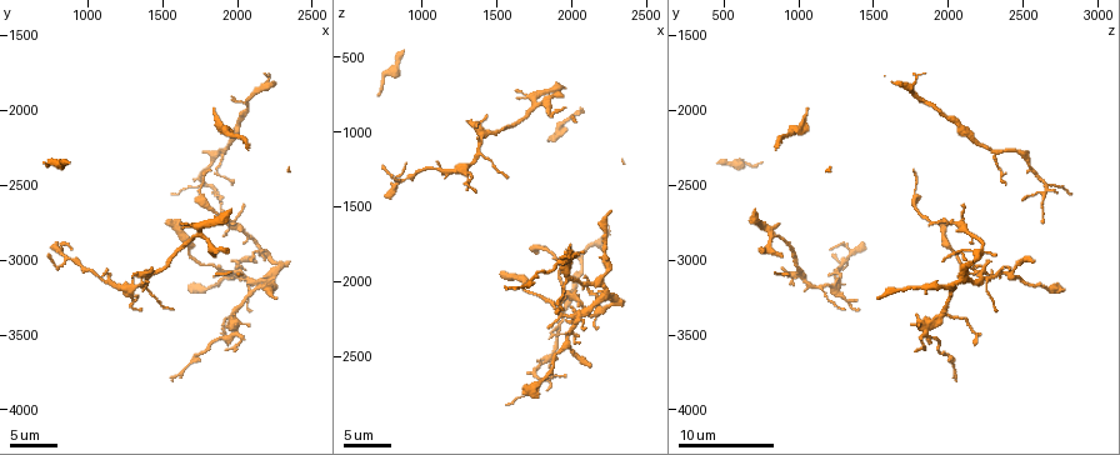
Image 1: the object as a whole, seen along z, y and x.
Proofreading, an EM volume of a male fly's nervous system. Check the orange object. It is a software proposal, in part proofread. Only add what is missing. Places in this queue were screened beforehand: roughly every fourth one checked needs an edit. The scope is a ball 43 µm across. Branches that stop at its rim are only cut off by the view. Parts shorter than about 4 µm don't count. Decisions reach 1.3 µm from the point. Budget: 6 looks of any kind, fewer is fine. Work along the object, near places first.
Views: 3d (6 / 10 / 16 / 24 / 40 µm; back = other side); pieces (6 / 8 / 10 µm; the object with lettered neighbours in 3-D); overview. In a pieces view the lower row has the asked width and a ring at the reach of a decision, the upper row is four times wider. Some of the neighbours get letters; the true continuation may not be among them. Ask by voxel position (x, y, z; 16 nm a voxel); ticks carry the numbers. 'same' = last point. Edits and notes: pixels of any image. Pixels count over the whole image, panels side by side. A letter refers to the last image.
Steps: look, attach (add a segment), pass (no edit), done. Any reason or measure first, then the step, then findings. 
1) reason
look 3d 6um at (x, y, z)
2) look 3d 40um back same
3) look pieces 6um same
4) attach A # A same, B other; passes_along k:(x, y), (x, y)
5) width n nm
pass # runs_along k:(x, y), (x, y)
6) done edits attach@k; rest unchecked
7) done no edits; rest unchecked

tapers out
look pieces 10um at (1340, 3320, 1400)

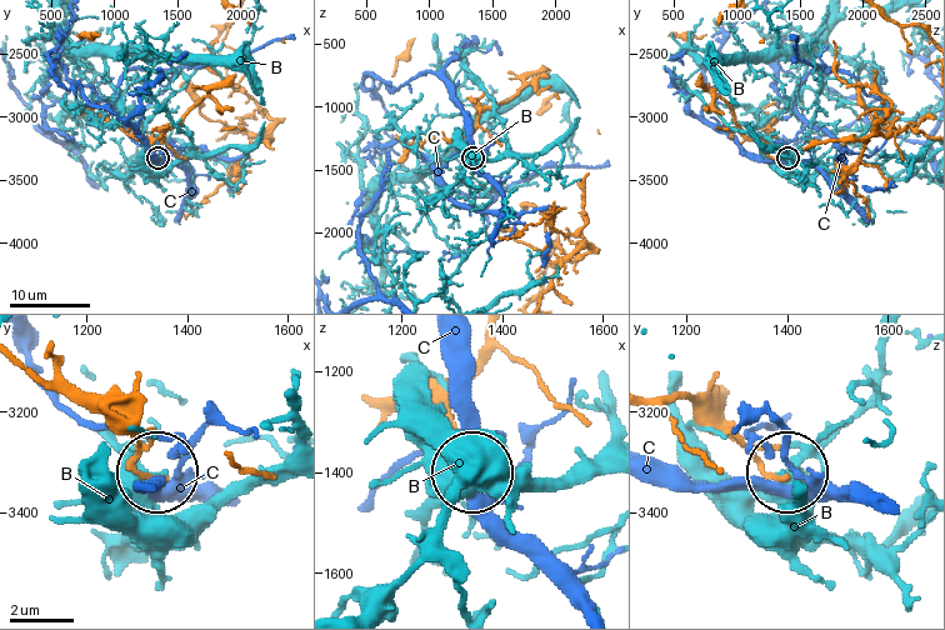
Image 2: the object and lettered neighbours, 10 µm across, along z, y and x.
pass # B other, C other; none of them fits

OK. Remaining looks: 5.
branch stops here
look 3d 6um at (760, 2960, 1260)

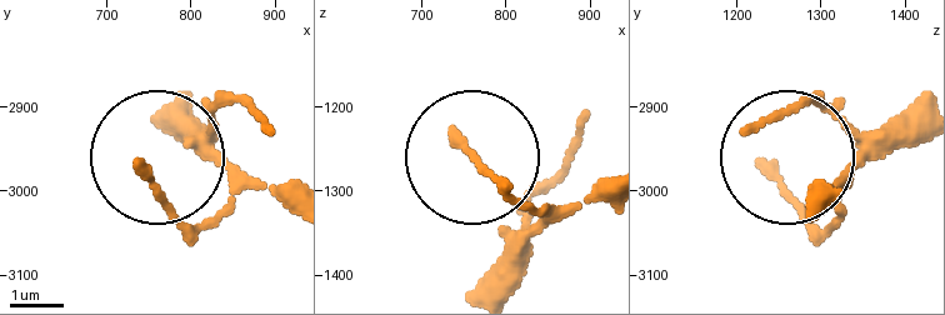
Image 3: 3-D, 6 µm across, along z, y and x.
see the neighbours
look pieces 8um at (740, 2970, 1240)

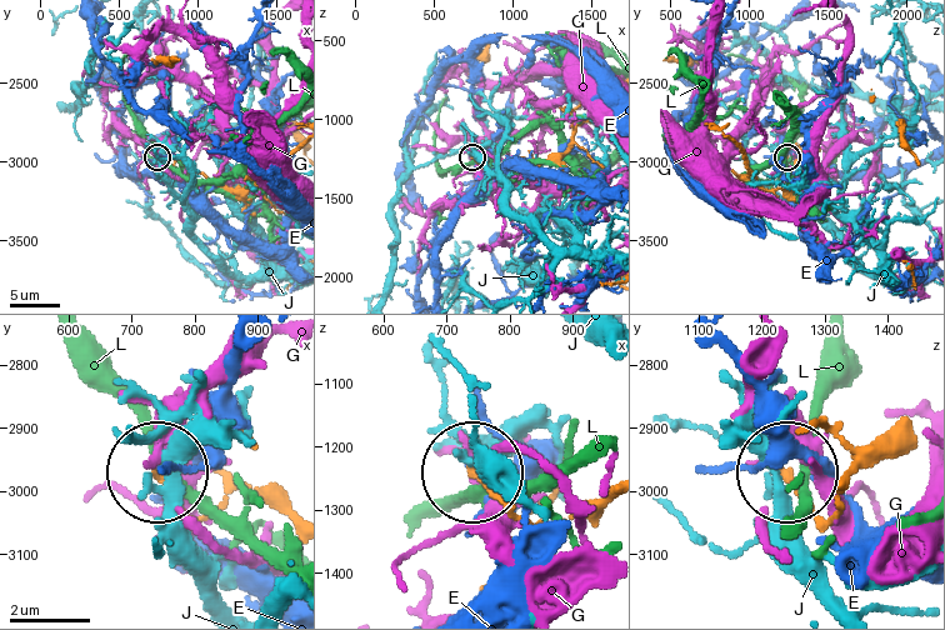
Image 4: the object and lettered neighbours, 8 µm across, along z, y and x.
width 180 nm
pass # E other, G other, J other, L other; no lettered segment goes on from it

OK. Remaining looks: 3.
an open end
look pieces 6um at (1540, 2760, 1940)

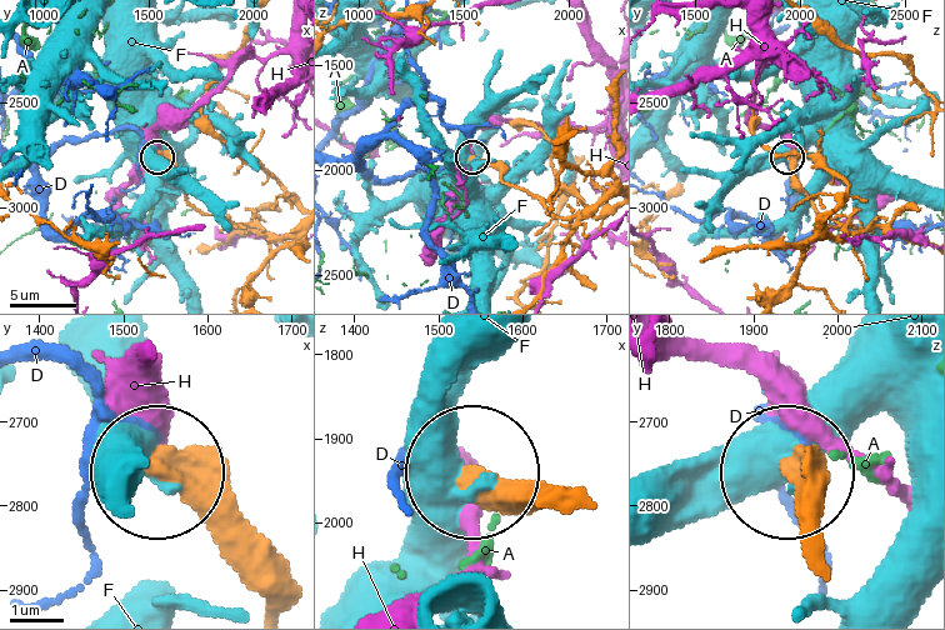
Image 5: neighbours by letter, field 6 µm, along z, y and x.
width 490 nm
pass # A other, D other, F other, H other; runs_along 5:(819, 531), (793, 478); no lettered segment goes on from it

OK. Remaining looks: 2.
done no edits; rest unchecked

